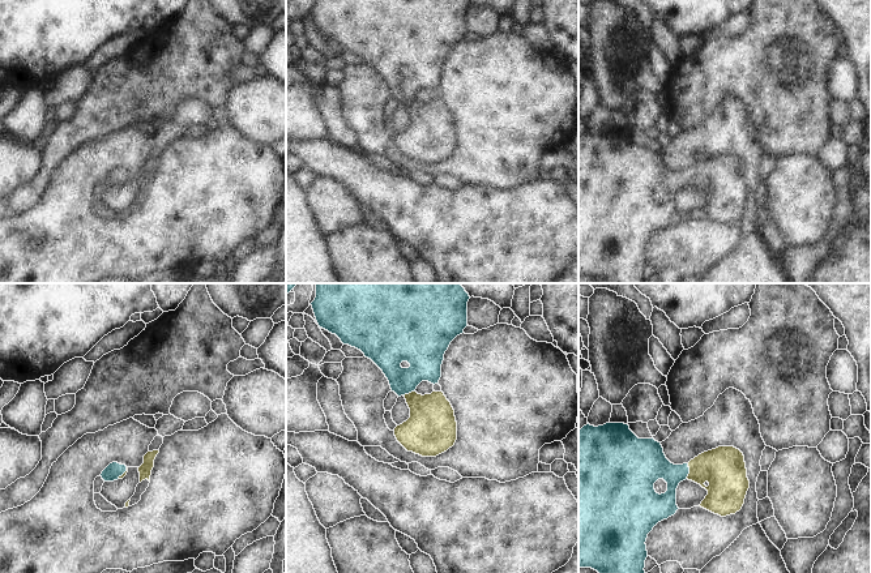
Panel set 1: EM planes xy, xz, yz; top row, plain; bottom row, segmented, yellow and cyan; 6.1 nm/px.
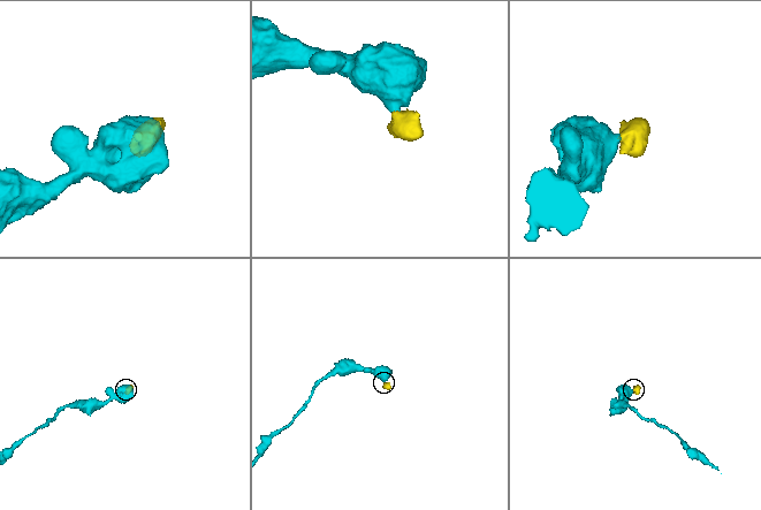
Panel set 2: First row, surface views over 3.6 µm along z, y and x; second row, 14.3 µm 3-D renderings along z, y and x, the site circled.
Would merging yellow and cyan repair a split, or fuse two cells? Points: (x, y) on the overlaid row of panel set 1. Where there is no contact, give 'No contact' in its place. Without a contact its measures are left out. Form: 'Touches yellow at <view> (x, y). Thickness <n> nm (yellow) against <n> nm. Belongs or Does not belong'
Touches yellow at yz (690, 471). Thickness 260 nm (yellow) against 200 nm. Belongs.

